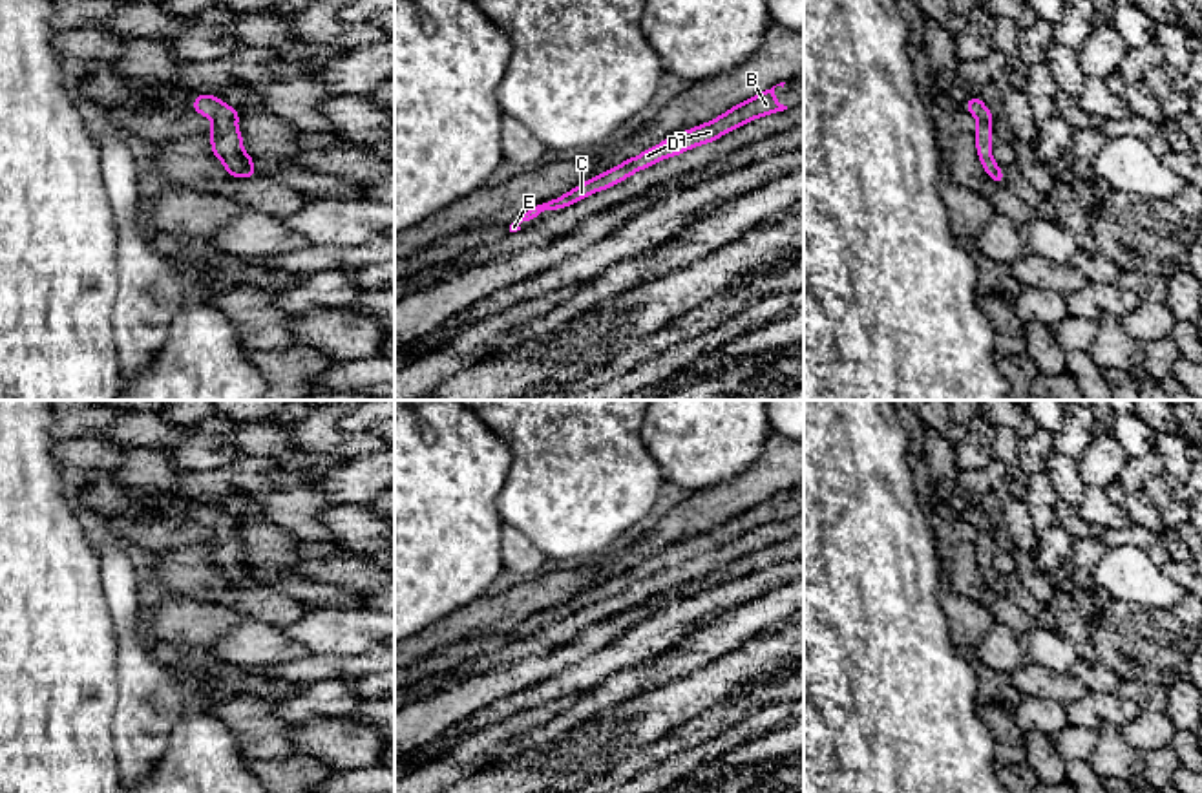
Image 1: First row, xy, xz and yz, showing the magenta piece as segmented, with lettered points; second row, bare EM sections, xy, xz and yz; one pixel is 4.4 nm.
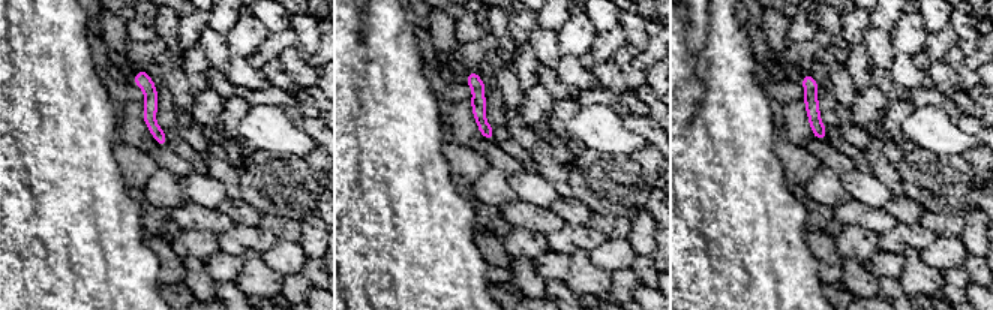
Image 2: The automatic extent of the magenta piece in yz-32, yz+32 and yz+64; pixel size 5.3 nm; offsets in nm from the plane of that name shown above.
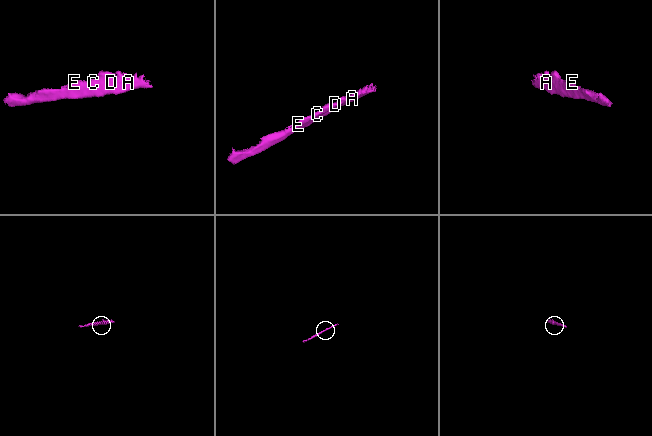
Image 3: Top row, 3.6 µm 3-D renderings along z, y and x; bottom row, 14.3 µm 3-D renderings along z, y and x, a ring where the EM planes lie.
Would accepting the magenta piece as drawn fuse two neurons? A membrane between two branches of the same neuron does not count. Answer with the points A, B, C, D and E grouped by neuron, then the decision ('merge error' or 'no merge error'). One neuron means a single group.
A B C D E; no merge error

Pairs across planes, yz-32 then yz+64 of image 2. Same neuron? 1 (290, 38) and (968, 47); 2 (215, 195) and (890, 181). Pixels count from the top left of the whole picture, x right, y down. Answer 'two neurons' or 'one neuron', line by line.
1: two neurons
2: two neurons

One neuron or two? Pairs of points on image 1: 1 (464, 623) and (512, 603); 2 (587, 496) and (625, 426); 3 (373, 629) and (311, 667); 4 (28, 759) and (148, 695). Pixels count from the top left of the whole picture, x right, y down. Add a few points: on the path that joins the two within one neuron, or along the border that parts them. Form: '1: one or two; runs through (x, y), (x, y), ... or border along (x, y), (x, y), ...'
1: one; runs through (475, 620), (501, 614)
2: one; runs through (587, 479), (587, 465), (609, 443)
3: two; border along (375, 645), (353, 655), (311, 655)
4: two; border along (117, 671), (117, 706), (112, 728), (114, 755)

